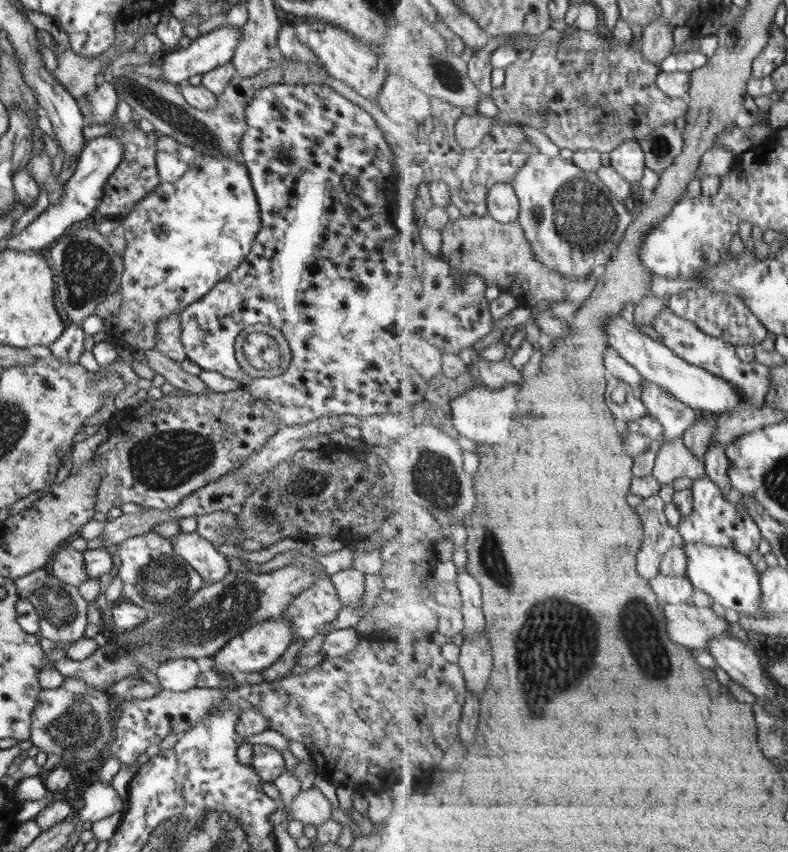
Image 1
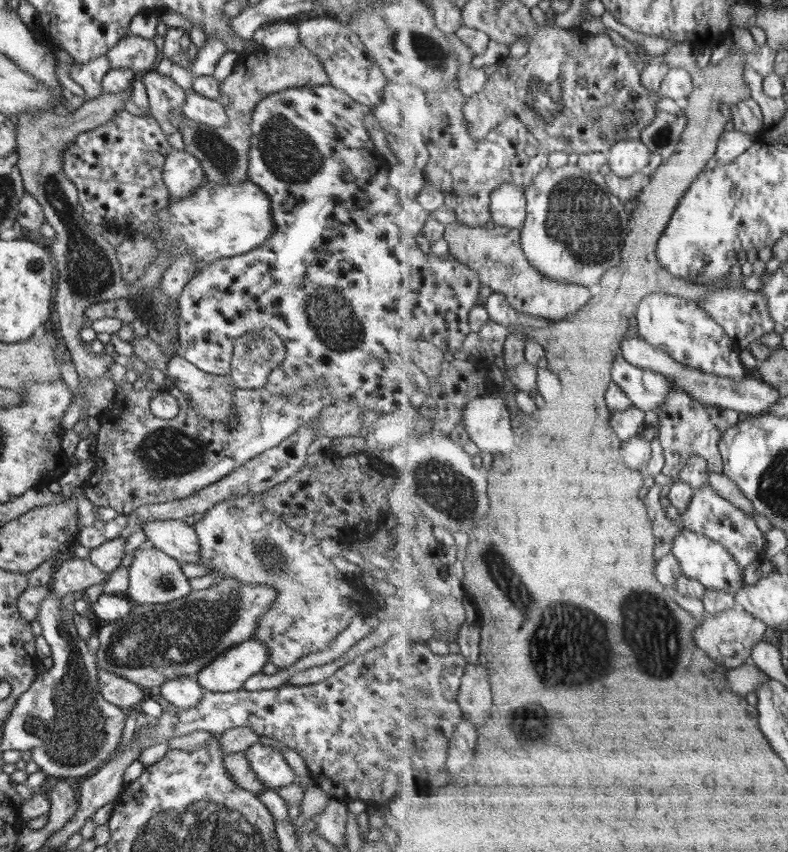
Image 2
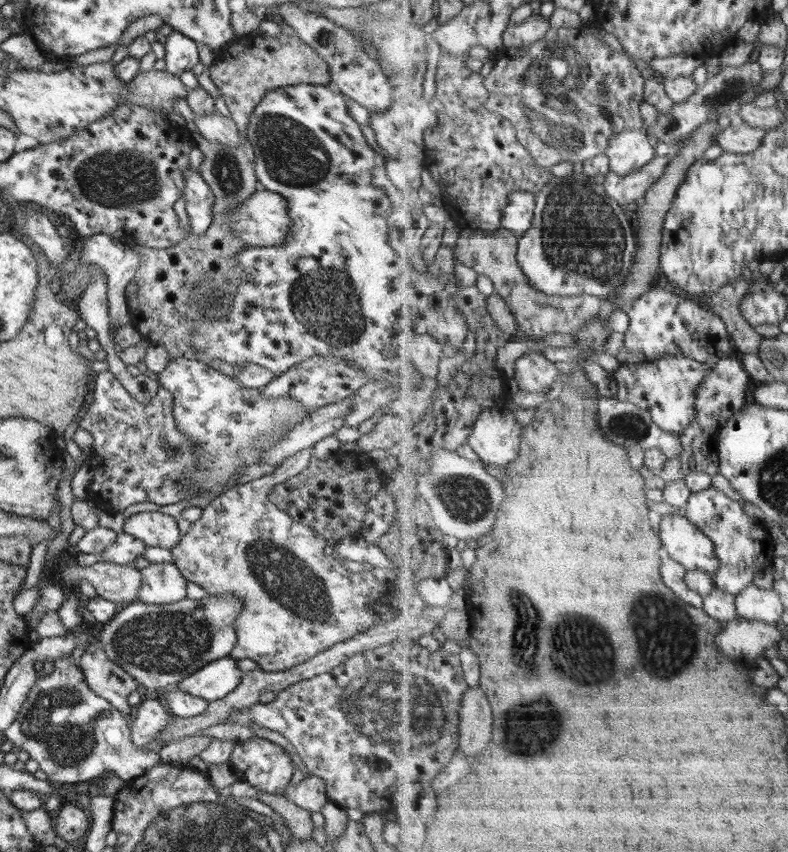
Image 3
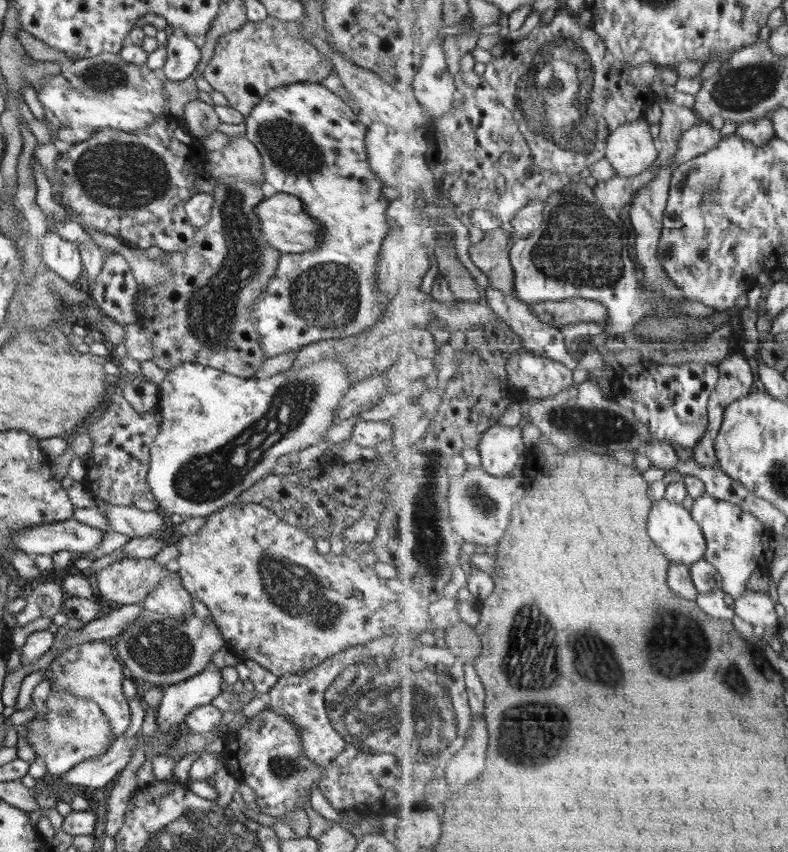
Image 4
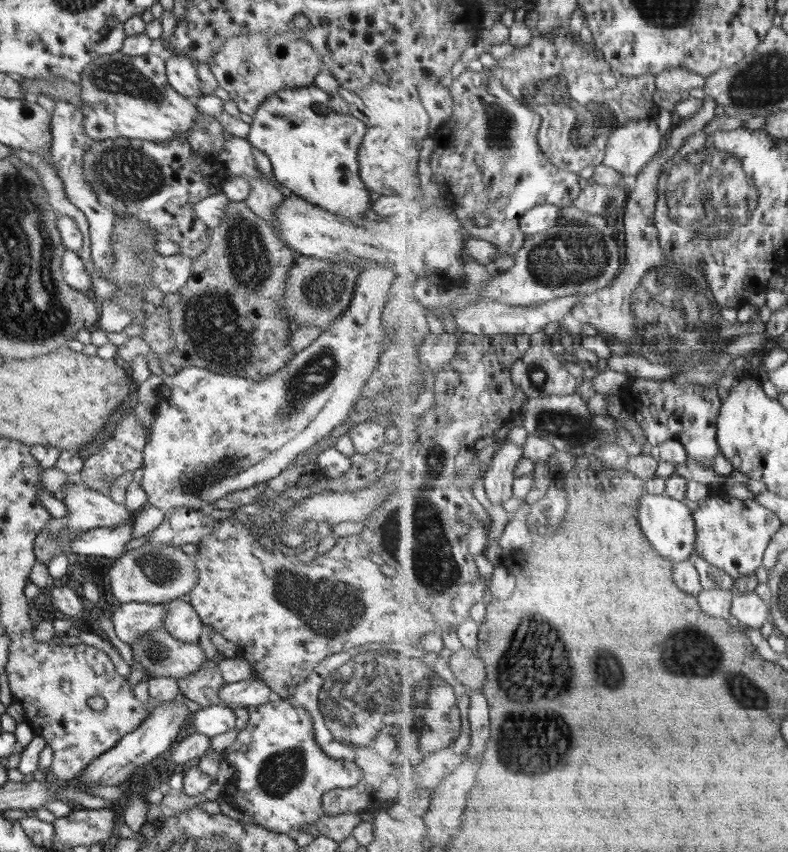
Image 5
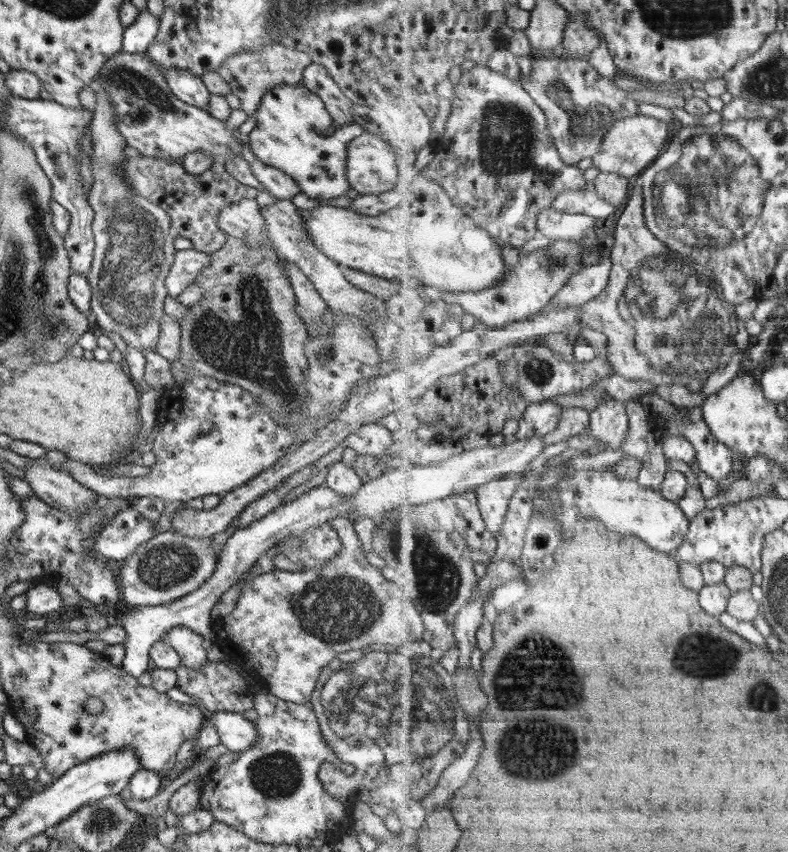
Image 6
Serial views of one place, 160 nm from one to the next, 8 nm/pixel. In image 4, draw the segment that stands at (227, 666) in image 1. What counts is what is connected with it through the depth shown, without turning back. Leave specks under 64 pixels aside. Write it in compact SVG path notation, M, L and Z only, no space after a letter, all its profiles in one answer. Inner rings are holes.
M212 665L182 682L164 686L160 703L154 710L155 732L178 733L190 709L210 704L210 700L221 692L223 686L220 671Z

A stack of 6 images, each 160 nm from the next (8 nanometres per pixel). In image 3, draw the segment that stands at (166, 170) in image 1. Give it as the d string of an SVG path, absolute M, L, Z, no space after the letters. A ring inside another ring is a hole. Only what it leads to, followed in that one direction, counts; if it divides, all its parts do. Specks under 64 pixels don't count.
M186 168L182 172L184 189L181 198L184 200L185 213L190 224L190 232L202 235L211 222L211 208L215 199L198 171Z

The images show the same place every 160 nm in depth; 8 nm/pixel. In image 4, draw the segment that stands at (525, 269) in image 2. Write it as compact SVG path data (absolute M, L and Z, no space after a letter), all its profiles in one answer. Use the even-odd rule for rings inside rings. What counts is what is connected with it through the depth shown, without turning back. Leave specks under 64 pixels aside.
M505 229L491 230L486 232L484 237L469 246L469 256L472 262L487 276L491 285L502 290L508 295L516 296L516 273L512 267L510 251L513 248L515 237L511 237ZM583 298L533 303L531 310L550 328L579 322L607 323L607 318L610 318L609 309L601 301Z

